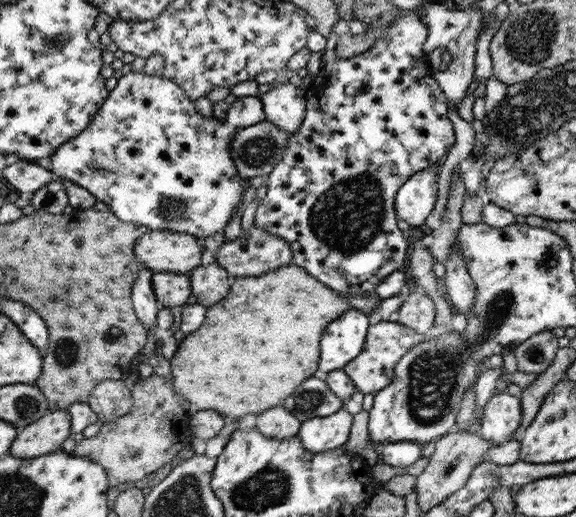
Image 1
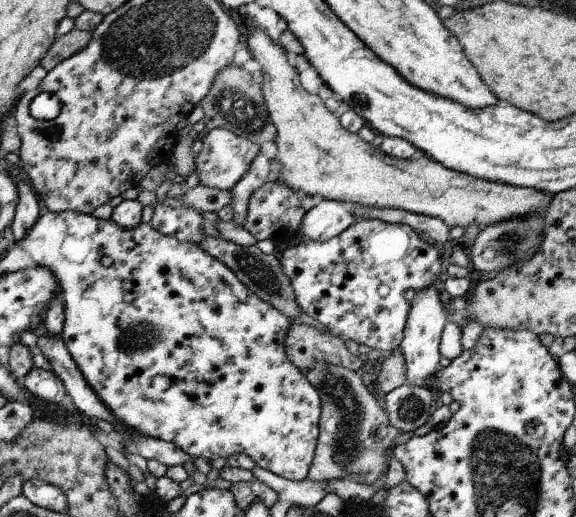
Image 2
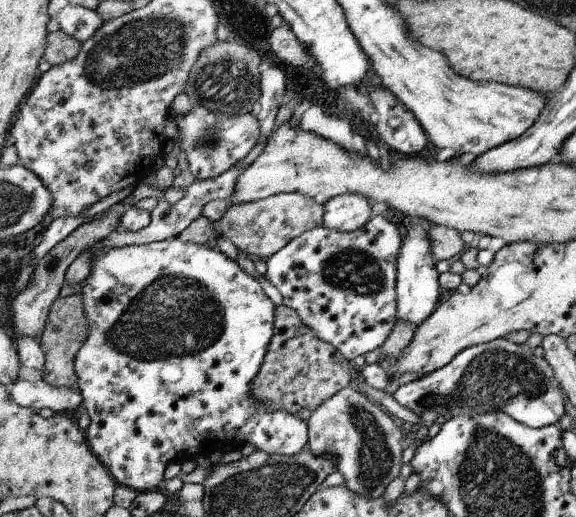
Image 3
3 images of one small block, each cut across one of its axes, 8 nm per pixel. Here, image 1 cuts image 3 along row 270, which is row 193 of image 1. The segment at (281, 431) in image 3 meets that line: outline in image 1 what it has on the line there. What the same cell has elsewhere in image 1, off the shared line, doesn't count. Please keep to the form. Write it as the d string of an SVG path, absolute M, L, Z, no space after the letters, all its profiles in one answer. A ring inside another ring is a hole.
M139 71L123 75L118 79L118 83L114 89L111 90L107 96L106 102L100 107L100 110L95 114L95 118L92 119L90 126L86 130L82 131L74 138L67 140L58 150L50 156L50 172L56 176L58 180L70 180L82 186L93 194L97 200L106 203L110 210L115 213L122 221L133 222L134 224L142 224L152 231L154 230L171 230L172 232L185 232L186 234L192 234L197 238L205 239L207 236L212 236L216 232L222 232L226 230L228 222L232 220L234 212L237 210L242 214L242 194L244 190L249 186L250 180L238 176L236 172L236 165L231 155L231 140L235 139L236 133L246 128L258 124L265 120L265 112L261 97L248 96L237 98L235 102L229 105L226 116L221 121L218 117L213 116L206 118L196 110L195 103L190 100L183 88L180 88L173 80L168 80L164 77L149 76L148 72Z

